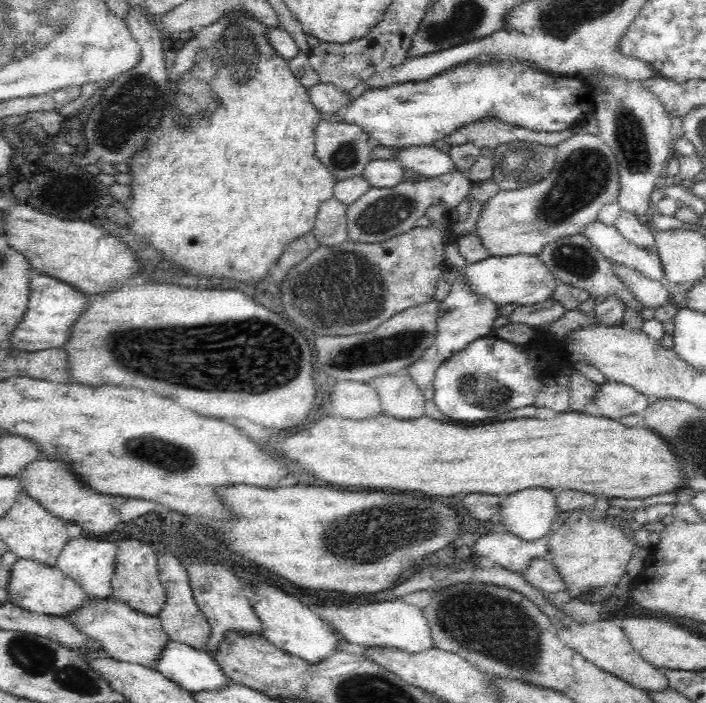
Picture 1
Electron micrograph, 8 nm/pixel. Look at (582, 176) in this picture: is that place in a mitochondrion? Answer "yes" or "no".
yes

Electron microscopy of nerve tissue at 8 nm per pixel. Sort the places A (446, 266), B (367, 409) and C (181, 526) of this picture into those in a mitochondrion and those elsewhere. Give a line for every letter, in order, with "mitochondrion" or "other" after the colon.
A: other
B: other
C: other

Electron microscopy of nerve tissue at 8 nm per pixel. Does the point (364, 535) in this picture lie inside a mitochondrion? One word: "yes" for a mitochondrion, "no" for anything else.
yes

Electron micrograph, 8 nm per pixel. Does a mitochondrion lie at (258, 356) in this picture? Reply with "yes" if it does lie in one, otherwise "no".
yes

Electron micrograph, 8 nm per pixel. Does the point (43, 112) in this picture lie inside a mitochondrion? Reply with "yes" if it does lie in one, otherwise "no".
no

